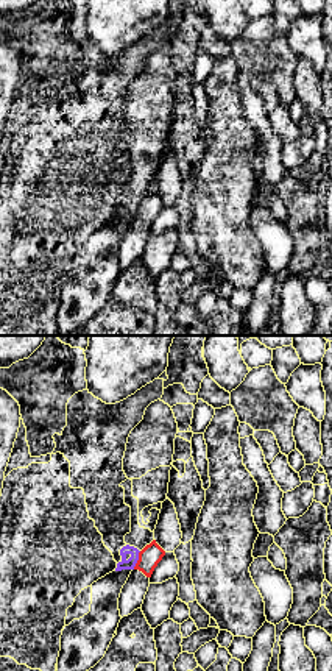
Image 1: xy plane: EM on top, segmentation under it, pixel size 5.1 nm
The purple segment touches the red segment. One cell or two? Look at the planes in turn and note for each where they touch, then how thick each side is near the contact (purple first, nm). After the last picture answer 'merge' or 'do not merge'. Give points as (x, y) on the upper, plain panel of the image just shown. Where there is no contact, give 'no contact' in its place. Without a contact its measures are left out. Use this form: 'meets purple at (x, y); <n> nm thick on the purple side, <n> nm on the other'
meets purple at (136, 211); 60 nm thick on the purple side, 110 nm on the other

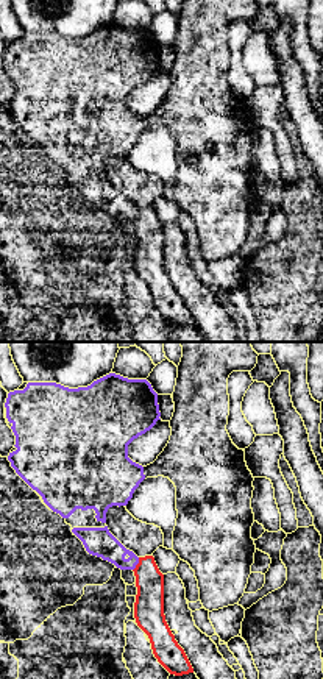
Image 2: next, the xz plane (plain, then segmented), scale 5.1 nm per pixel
meets purple at (138, 213); 150 nm thick on the purple side, 160 nm on the other

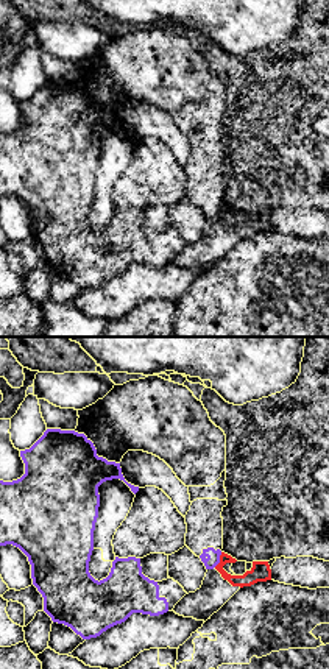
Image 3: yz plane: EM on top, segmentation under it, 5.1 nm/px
meets purple at (219, 211); 70 nm thick on the purple side, 100 nm on the other

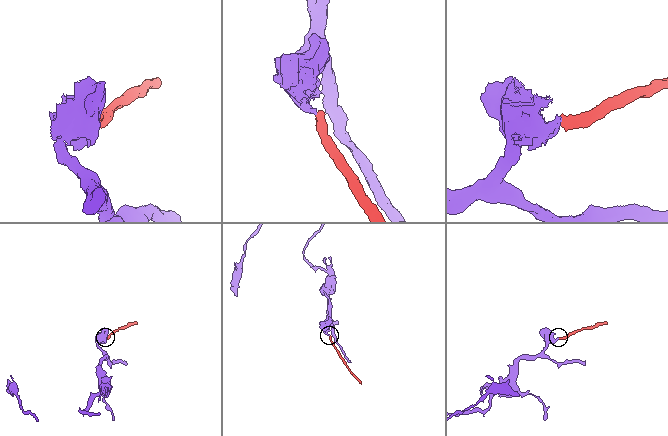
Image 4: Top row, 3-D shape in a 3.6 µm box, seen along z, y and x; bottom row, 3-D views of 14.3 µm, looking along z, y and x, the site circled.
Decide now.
do not merge

